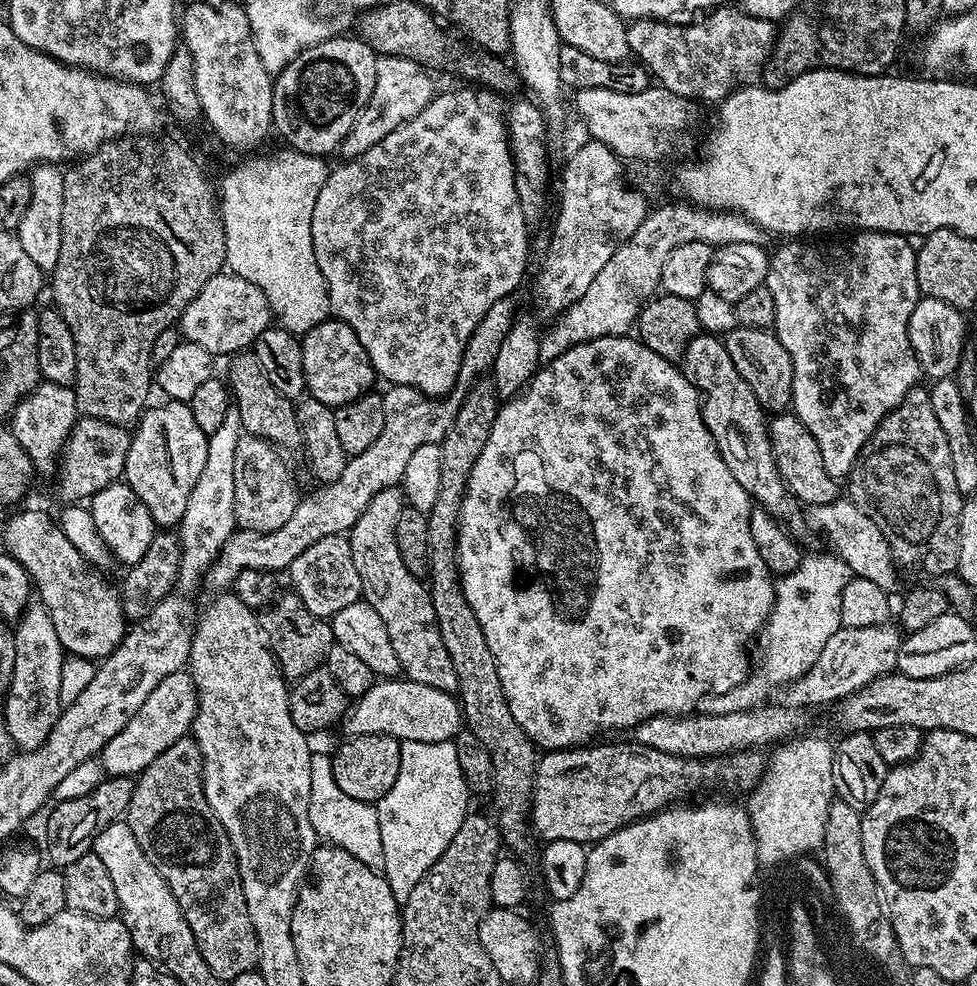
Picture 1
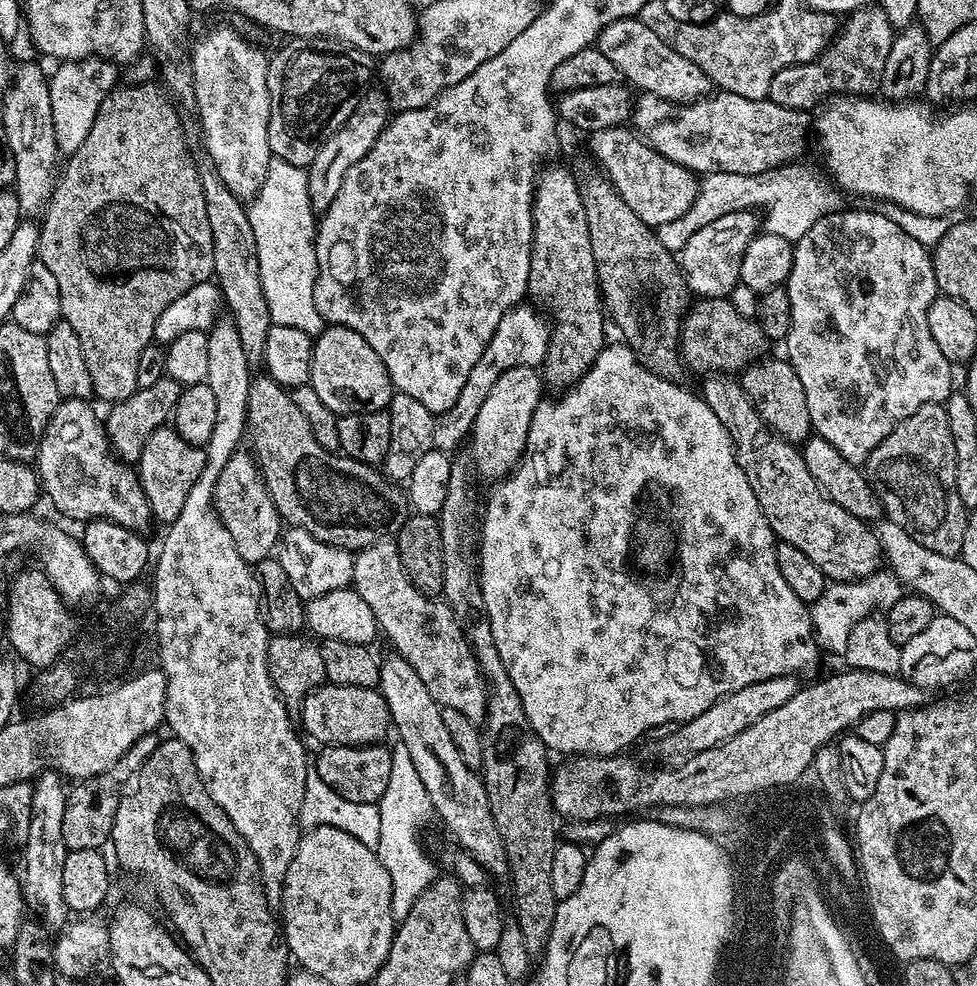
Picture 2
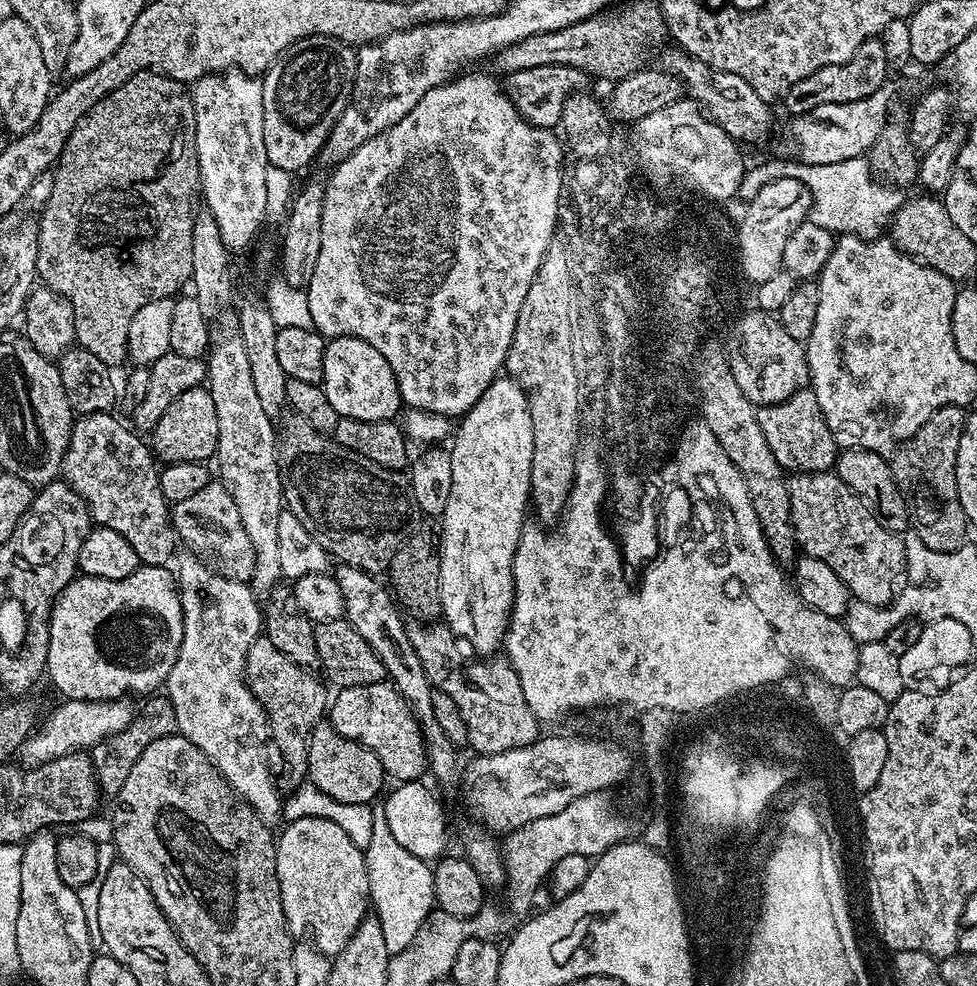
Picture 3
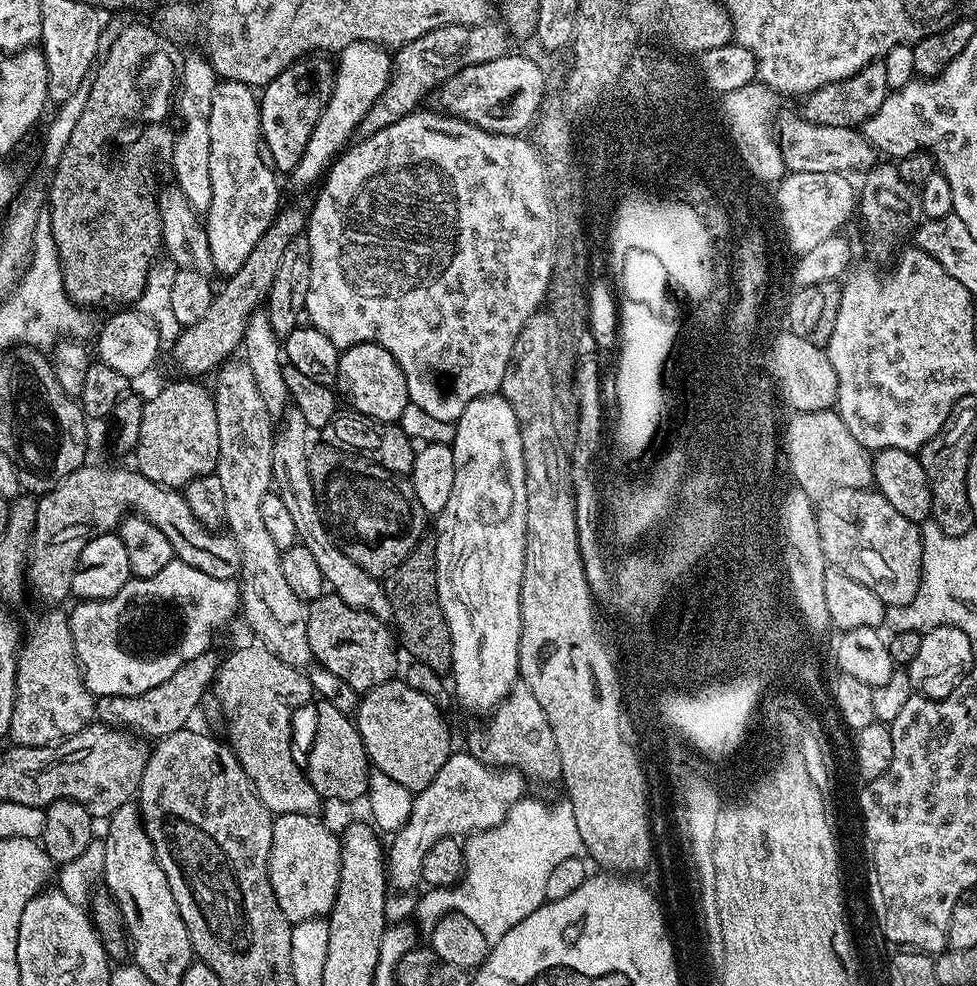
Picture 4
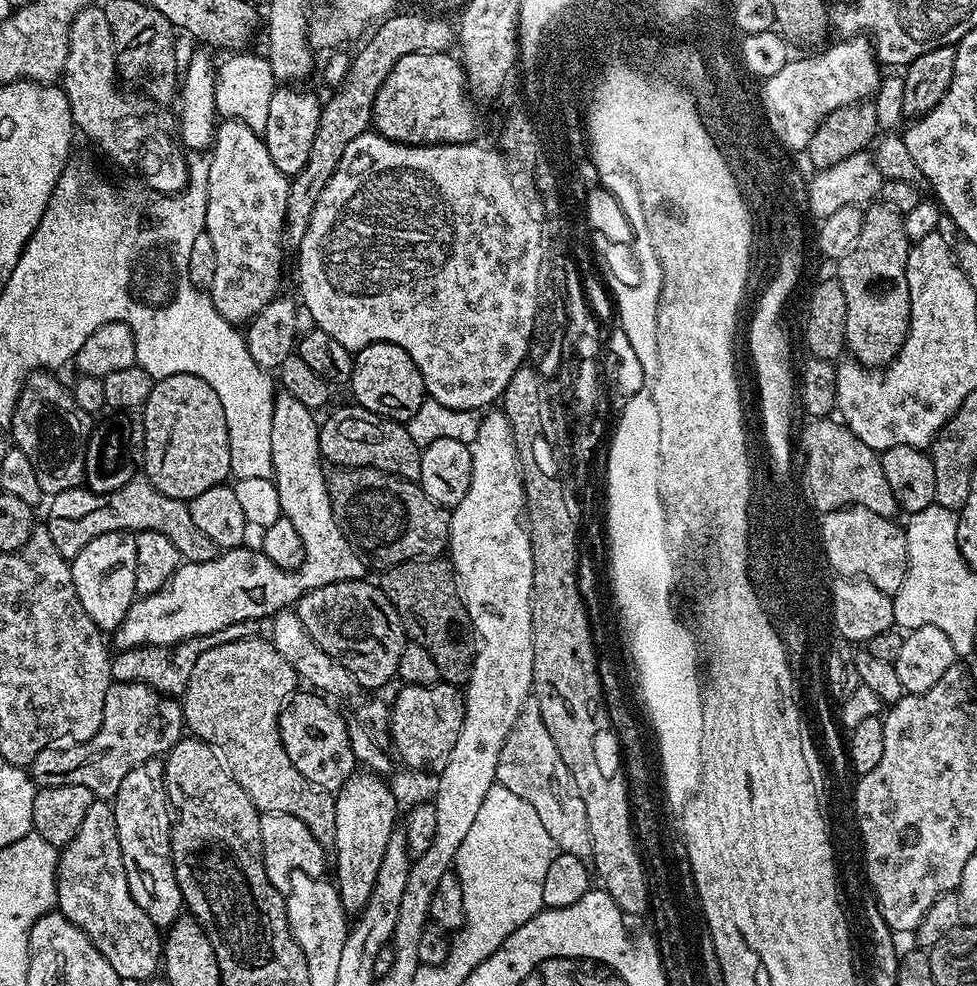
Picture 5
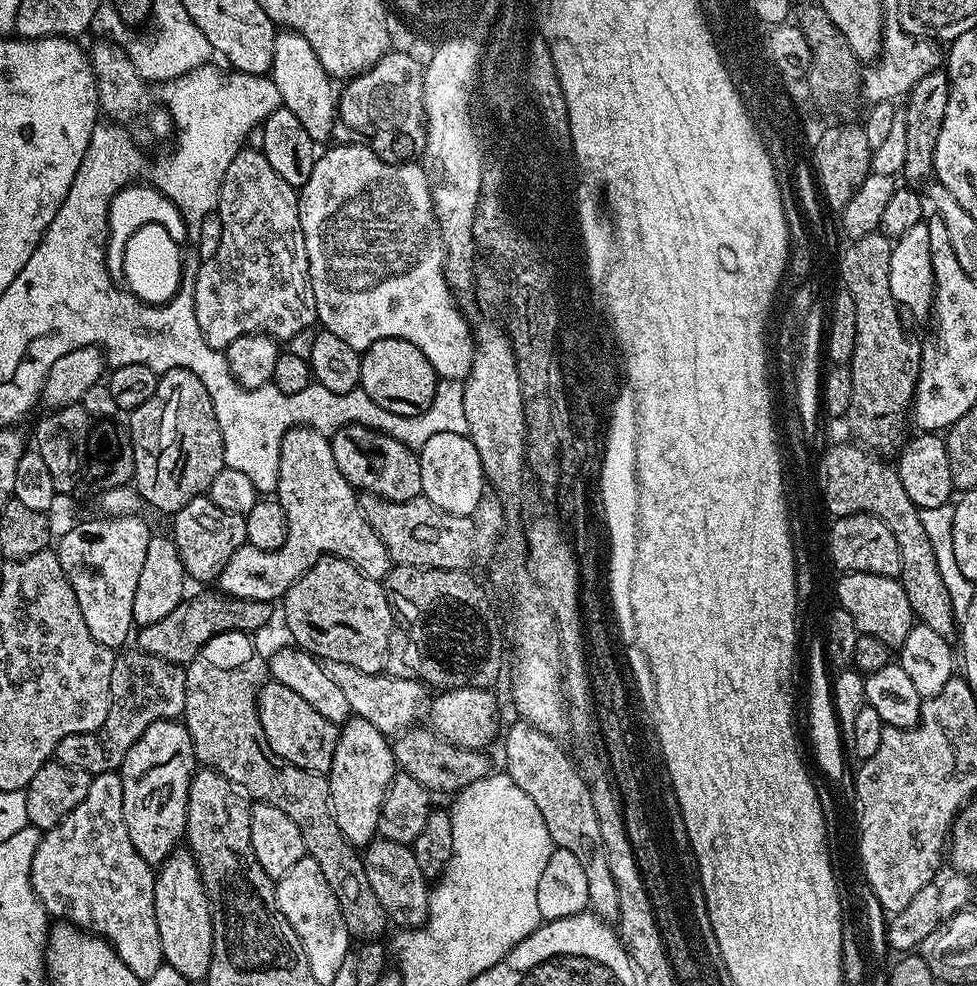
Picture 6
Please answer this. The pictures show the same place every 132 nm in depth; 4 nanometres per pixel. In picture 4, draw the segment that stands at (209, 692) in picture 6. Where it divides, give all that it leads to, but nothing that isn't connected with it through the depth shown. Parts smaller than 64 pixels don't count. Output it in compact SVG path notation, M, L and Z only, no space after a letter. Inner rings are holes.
M251 642L245 648L240 648L237 652L229 654L225 660L221 659L218 664L218 671L214 677L214 692L216 688L216 700L220 703L220 712L224 715L224 720L228 723L228 736L226 735L227 743L230 745L233 752L236 754L236 760L242 766L242 770L247 774L248 781L251 782L252 788L258 794L258 798L264 805L270 809L276 816L285 816L286 814L302 814L303 816L316 816L319 813L322 798L314 790L314 786L308 781L307 771L303 767L296 765L296 756L292 753L292 712L296 712L308 699L314 696L310 681L307 675L301 669L290 666L286 662L282 662L282 658L274 655L269 648L264 647L259 642Z

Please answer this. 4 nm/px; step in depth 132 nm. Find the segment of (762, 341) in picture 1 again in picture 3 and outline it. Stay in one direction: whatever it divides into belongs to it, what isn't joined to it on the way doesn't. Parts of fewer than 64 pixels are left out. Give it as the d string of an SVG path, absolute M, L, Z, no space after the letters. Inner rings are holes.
M811 387L790 394L781 404L757 407L756 417L762 434L766 434L766 446L770 446L770 454L774 454L781 468L792 474L835 469L838 445L834 434L830 434L830 426L826 426L826 418Z

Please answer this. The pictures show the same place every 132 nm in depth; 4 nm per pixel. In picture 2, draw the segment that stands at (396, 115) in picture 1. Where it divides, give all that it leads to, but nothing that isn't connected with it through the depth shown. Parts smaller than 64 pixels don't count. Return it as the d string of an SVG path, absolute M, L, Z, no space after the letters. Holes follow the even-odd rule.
M369 90L358 102L358 106L354 106L354 114L350 114L350 118L346 118L346 122L342 122L342 126L338 126L338 130L334 130L334 134L330 134L330 138L326 138L326 142L322 142L322 150L318 150L318 154L314 154L314 162L310 162L306 169L308 173L306 186L314 213L322 214L328 209L330 202L334 202L334 198L338 198L338 190L342 190L342 182L346 178L350 166L354 166L354 162L362 162L362 158L366 158L366 154L370 154L370 146L374 146L374 142L378 142L389 119L390 105L387 95L380 90L377 92Z

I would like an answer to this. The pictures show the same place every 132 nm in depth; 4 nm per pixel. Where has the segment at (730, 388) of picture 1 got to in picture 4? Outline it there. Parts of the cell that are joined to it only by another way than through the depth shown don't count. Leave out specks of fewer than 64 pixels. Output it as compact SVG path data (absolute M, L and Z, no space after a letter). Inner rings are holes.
M872 488L829 492L819 501L816 521L824 559L831 567L874 590L886 606L904 607L913 602L922 578L922 538L917 521L898 514L884 495Z

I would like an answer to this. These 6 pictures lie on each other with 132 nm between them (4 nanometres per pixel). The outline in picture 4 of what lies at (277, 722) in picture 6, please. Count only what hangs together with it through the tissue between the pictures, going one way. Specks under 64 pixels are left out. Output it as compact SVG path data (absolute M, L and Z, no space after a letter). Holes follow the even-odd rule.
M320 700L317 705L316 733L312 736L306 763L308 781L325 801L356 800L359 796L361 799L368 791L370 761L355 719L324 700Z

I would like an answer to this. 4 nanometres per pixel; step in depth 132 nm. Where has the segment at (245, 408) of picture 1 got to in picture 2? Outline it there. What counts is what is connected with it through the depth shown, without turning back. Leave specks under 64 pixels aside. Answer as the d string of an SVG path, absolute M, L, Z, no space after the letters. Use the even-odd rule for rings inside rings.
M267 374L257 375L248 391L247 431L250 440L252 436L250 448L260 466L260 475L264 477L270 498L280 512L281 521L291 527L305 528L314 534L314 538L318 538L318 542L326 542L355 554L374 542L395 537L407 522L410 515L407 495L401 489L399 492L396 489L399 487L379 467L318 446L318 438L314 438L314 430L310 430L310 422L306 422L302 410L294 406L291 391L274 382Z

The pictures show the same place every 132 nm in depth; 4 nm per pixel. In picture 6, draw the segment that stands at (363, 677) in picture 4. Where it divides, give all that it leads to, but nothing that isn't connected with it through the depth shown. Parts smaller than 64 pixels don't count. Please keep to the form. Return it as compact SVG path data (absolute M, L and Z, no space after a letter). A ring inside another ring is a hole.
M324 556L302 578L298 578L289 586L282 598L284 604L284 624L293 636L295 647L302 648L312 656L327 662L346 662L346 666L354 666L354 670L363 672L384 672L388 657L388 639L394 627L394 609L388 600L381 581L366 578L362 570L358 570L348 560L337 556Z

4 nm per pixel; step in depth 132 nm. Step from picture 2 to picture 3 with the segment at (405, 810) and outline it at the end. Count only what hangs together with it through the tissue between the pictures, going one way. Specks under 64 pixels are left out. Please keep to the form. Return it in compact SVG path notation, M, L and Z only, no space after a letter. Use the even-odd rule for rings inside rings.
M373 807L372 813L374 830L370 834L370 846L364 849L364 861L368 867L368 894L374 914L380 919L382 939L391 957L414 942L428 916L436 908L434 874L429 861L420 860L410 854L410 850L398 846L394 834L390 834L383 807Z

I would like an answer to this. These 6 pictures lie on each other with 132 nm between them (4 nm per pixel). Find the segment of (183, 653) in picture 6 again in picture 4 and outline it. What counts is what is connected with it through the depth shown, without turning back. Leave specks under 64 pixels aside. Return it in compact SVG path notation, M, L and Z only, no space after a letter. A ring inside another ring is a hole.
M211 651L198 654L198 658L190 658L190 662L183 664L162 686L154 686L154 690L146 690L146 694L137 696L109 696L96 700L95 719L110 728L131 730L141 737L159 738L169 736L178 730L189 727L192 715L204 696L204 691L209 691L214 677L218 671L217 657L212 657Z

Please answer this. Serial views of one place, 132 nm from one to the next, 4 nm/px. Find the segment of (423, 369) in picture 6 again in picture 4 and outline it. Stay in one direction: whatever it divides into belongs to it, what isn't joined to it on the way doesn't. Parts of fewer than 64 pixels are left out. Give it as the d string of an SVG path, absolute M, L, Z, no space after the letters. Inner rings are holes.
M356 344L341 351L335 387L343 399L345 396L352 403L349 404L351 411L379 420L399 421L410 402L402 366L398 366L396 359L377 344Z

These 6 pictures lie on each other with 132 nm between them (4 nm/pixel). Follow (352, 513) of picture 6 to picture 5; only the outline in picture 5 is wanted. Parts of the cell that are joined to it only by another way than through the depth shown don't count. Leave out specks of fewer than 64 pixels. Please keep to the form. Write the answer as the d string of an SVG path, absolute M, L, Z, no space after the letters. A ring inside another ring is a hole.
M281 391L276 398L274 422L270 426L272 474L276 481L278 494L283 500L283 511L298 522L302 534L302 546L304 547L302 566L294 572L282 570L282 566L274 566L274 562L270 562L270 558L266 558L263 552L255 547L248 548L249 546L227 549L210 562L181 563L178 571L172 576L171 582L162 590L133 600L126 618L114 633L117 649L175 646L195 636L214 634L231 624L257 622L256 620L262 619L263 616L271 618L278 612L291 609L296 601L301 600L310 590L318 590L322 586L330 586L334 582L365 579L365 557L349 540L348 535L340 529L334 518L334 510L330 506L326 471L324 472L325 465L322 463L320 454L320 424L312 416L315 416L313 409L302 406L302 402L298 402L298 398L294 398L289 392Z

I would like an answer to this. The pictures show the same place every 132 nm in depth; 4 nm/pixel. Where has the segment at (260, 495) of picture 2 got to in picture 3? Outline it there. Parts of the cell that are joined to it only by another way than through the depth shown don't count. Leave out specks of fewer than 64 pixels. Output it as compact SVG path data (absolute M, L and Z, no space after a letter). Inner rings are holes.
M209 482L190 498L175 501L170 508L172 524L181 545L196 554L216 552L215 563L219 571L231 580L251 581L254 574L256 551L254 542L250 542L246 534L246 526L242 526L242 514L238 514L238 506L230 494L227 484L223 482Z

